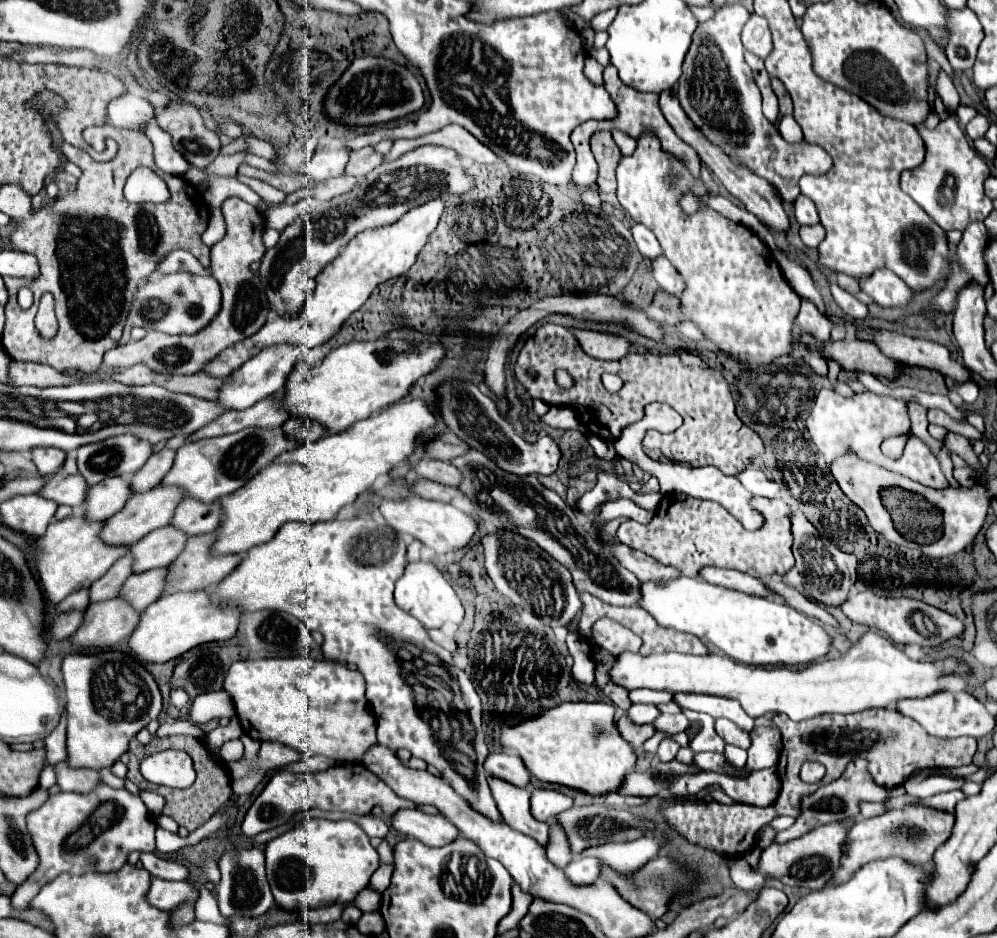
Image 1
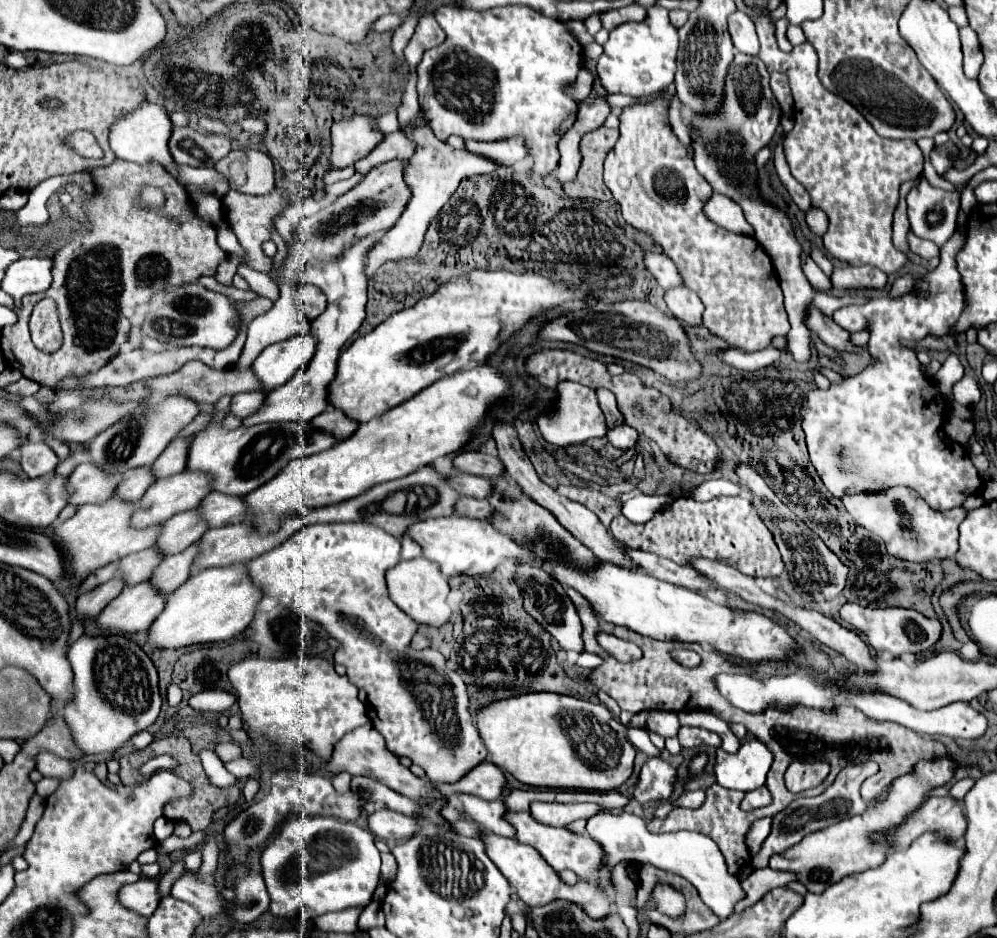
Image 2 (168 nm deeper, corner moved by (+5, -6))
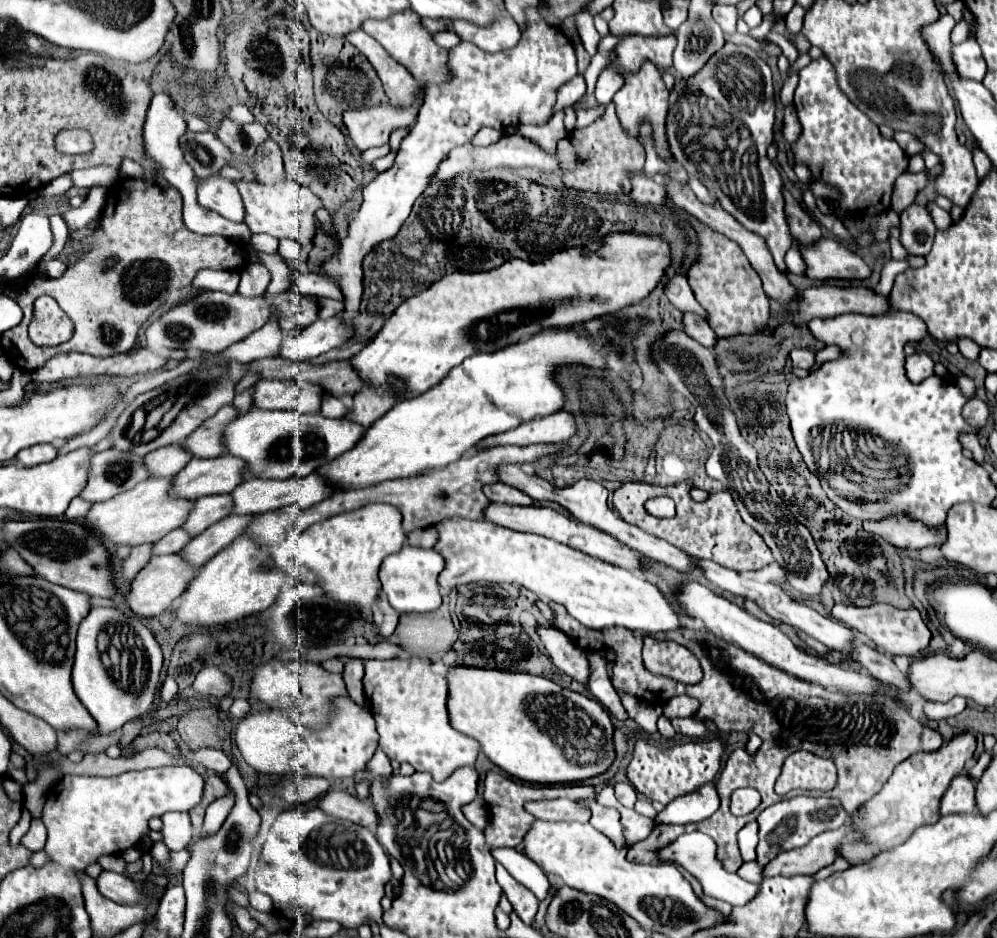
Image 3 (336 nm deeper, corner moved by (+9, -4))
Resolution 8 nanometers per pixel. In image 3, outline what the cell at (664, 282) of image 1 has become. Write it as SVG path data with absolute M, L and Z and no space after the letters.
M684 312L682 324L684 324L684 332L688 336L692 336L694 340L698 340L706 348L712 348L714 346L716 334L714 334L714 330L708 326L708 322L702 316L698 316L694 312Z

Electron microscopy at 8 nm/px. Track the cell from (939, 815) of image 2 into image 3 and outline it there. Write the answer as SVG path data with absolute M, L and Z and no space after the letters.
M958 774L948 790L942 796L940 802L940 816L946 814L976 814L976 802L974 802L974 782L968 778L968 774Z

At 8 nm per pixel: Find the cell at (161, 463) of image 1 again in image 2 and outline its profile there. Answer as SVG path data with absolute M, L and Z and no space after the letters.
M180 436L170 442L170 446L162 452L162 456L152 464L156 478L166 478L186 468L188 444L192 444L190 436Z

